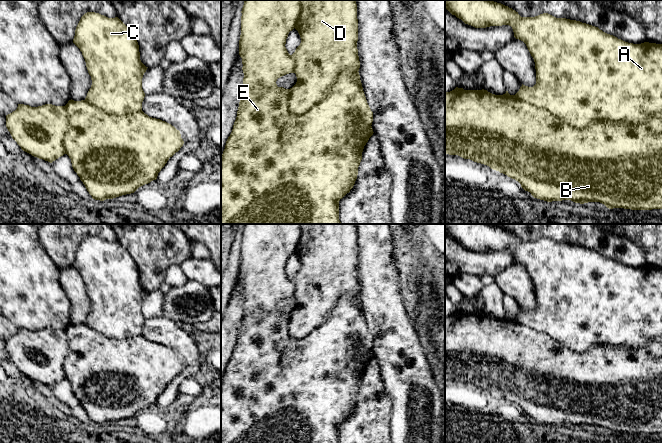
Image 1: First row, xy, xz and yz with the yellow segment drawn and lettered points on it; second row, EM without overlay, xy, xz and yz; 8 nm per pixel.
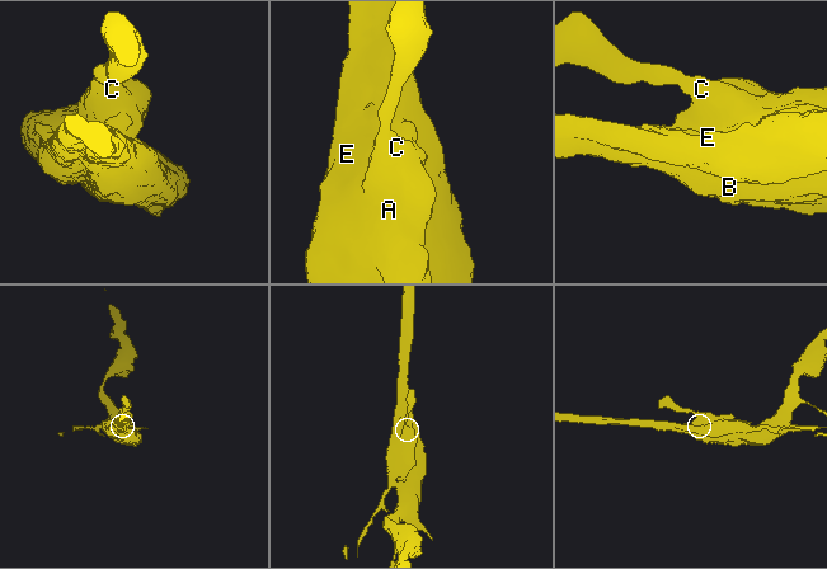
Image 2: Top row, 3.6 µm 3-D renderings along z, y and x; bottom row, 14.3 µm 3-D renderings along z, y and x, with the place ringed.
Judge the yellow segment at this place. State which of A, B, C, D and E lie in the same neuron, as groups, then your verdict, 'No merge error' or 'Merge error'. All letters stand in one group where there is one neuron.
Groups: A C E / B D. Merge error

